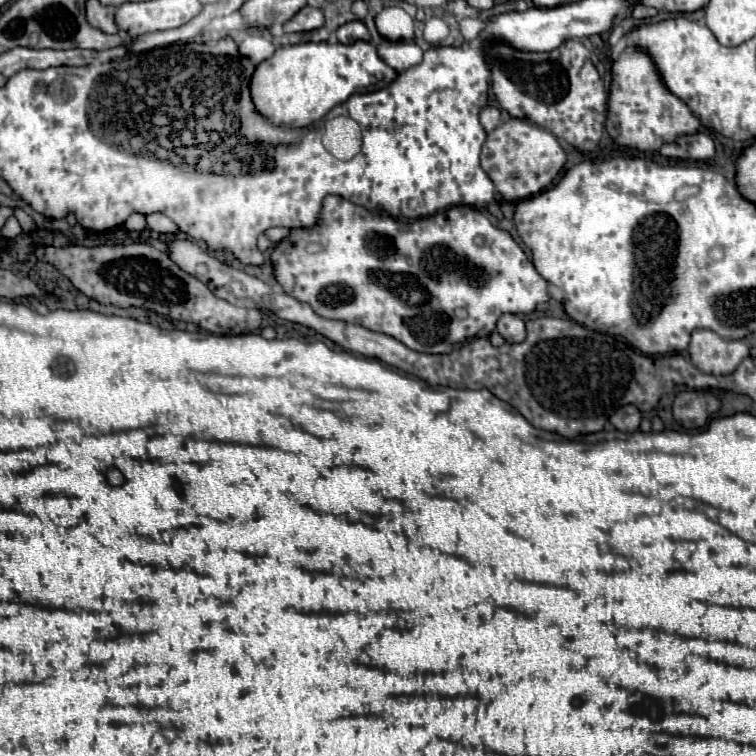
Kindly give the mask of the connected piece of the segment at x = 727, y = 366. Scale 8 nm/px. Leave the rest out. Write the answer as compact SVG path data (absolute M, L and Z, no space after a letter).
M695 330L689 344L693 366L713 376L731 374L741 364L741 360L749 356L749 350L751 346L745 342L723 340L711 330Z

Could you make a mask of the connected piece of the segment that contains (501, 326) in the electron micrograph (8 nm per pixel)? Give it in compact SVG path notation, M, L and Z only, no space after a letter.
M503 314L497 322L497 332L509 342L509 344L517 344L525 340L525 324L519 316L513 314Z

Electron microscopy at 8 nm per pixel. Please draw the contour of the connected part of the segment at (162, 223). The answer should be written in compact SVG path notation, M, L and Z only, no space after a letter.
M159 212L147 216L147 226L149 226L149 230L159 232L159 234L179 234L181 232L179 226L169 216L159 214Z

